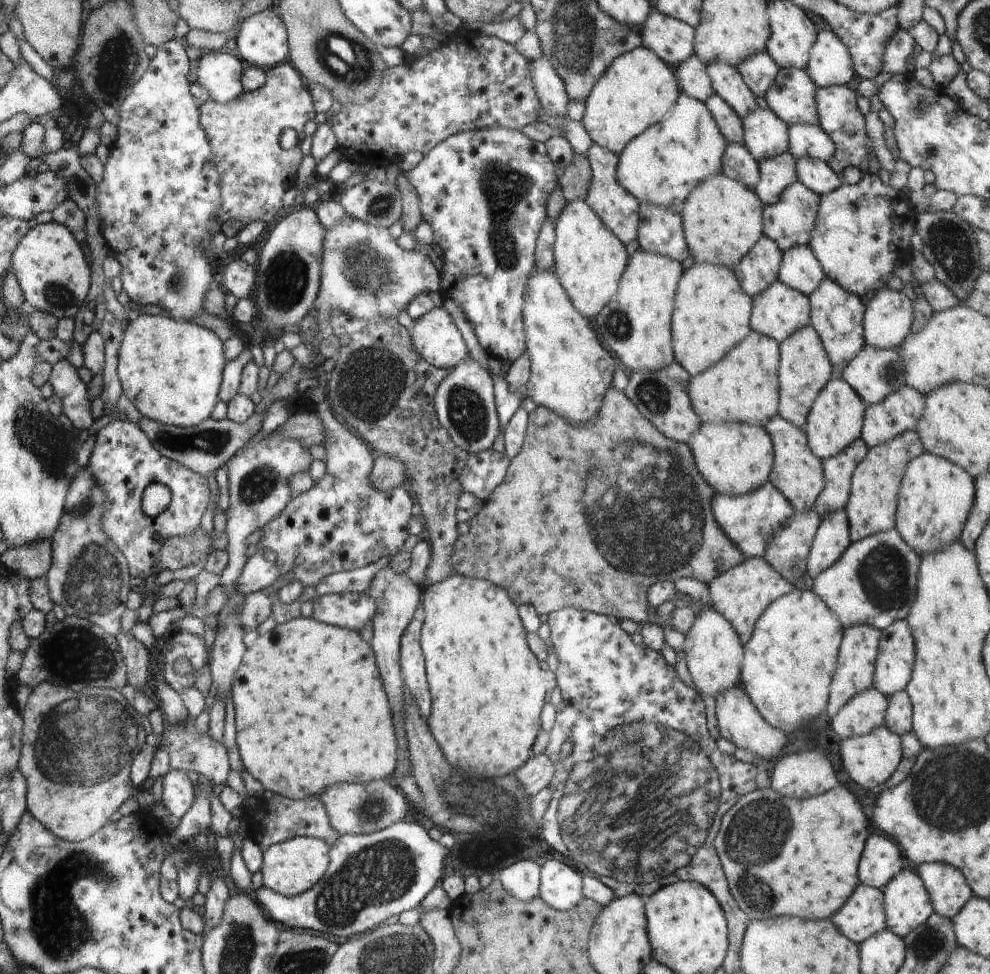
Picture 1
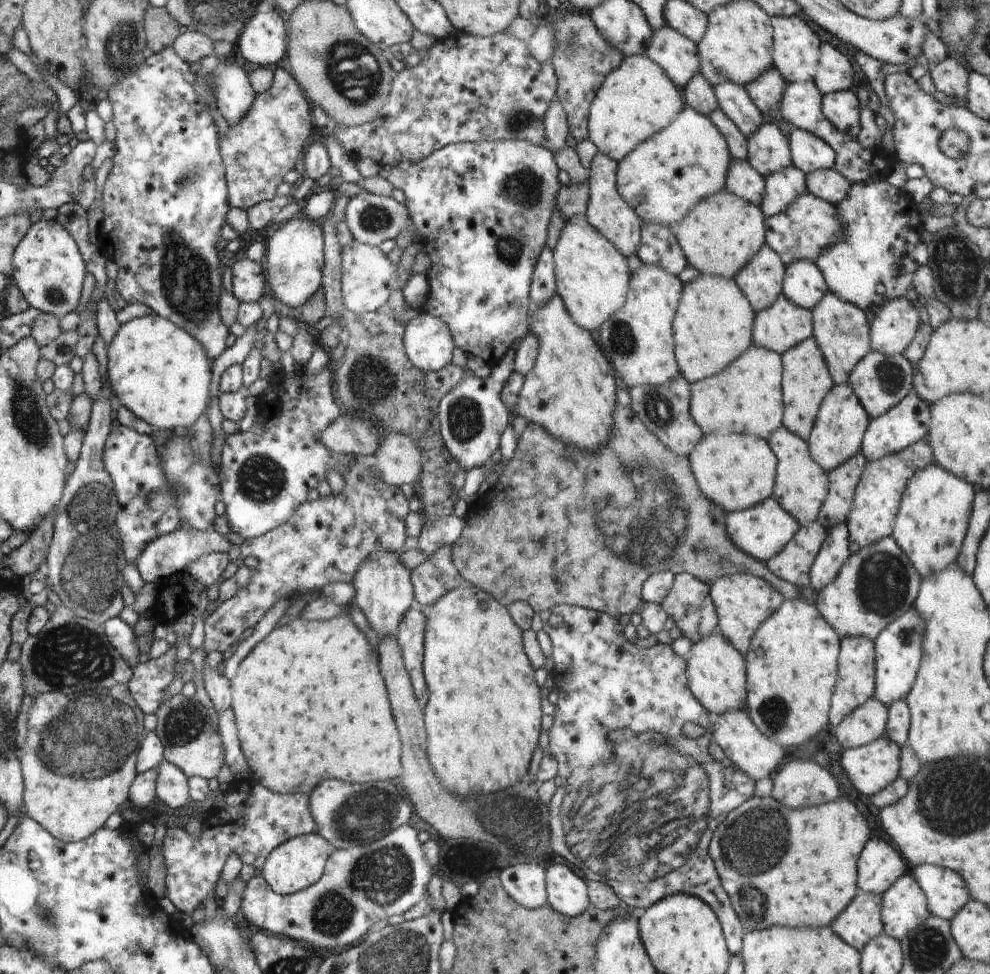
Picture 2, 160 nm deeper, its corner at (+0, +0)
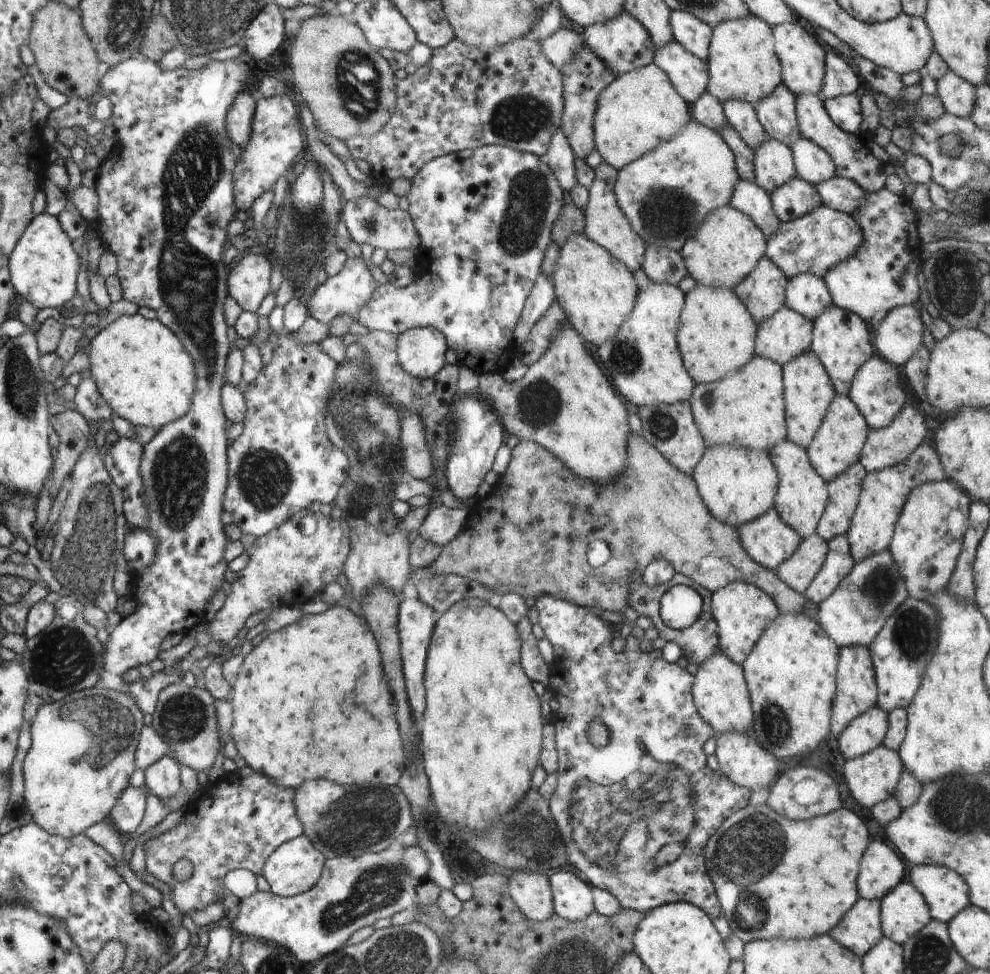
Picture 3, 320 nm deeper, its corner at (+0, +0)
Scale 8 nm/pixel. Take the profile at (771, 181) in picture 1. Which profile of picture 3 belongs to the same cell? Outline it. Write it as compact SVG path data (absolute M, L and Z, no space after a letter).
M798 176L777 188L770 198L774 212L781 221L800 218L822 205L816 187Z

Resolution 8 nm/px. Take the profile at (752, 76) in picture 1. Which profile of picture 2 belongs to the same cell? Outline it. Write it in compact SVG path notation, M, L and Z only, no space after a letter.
M772 67L762 73L762 76L747 84L745 89L764 117L771 116L776 121L786 122L780 110L780 101L784 96L786 87L787 82L783 79L780 71Z

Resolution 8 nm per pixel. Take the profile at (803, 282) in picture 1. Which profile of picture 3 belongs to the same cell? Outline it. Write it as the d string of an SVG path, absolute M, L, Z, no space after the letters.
M800 273L787 279L785 305L814 322L831 304L826 283L811 273Z

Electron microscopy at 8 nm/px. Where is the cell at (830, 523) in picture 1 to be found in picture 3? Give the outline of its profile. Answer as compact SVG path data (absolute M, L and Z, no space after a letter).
M840 535L829 540L827 547L824 564L804 594L818 605L836 590L855 565L847 535Z

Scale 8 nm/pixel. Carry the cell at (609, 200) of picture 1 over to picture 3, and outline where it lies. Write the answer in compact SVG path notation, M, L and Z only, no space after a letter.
M603 161L595 169L594 182L589 190L588 204L584 208L585 229L584 234L596 244L603 246L618 262L621 262L632 274L641 268L645 257L646 244L643 238L632 230L631 224L617 203L615 195L615 182L617 170Z

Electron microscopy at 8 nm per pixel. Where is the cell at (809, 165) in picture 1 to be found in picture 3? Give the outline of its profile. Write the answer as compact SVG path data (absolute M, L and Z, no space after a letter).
M834 176L826 182L814 185L822 204L851 215L865 203L867 192L853 180Z

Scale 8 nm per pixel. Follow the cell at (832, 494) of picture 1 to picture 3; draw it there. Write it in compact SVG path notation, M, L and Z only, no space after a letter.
M855 462L840 476L827 482L829 497L816 532L826 542L847 534L866 473L865 468L859 462Z

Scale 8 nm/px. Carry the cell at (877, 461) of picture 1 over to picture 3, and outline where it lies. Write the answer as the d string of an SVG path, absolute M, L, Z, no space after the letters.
M925 443L913 450L904 462L866 473L862 481L859 501L846 534L853 561L859 563L884 549L888 550L896 521L900 518L900 513L912 490L921 484L937 483L946 478L939 454Z

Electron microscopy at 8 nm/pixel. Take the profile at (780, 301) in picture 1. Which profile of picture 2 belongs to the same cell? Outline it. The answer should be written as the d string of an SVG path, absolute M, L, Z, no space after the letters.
M784 293L766 310L755 313L753 344L784 354L813 336L812 311L794 304Z

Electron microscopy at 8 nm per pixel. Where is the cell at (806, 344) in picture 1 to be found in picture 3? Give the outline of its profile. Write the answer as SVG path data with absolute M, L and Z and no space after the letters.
M808 350L782 366L787 439L807 449L824 420L831 400L837 395L820 359Z

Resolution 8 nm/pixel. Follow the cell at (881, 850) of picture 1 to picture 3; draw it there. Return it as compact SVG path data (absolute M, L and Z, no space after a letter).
M870 841L860 861L857 889L863 899L881 901L896 885L904 881L906 866L900 856L881 841Z

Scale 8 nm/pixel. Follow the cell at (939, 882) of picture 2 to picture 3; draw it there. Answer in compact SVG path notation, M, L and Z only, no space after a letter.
M916 865L910 870L910 883L928 903L932 919L949 923L971 904L969 888L955 870L940 865Z

